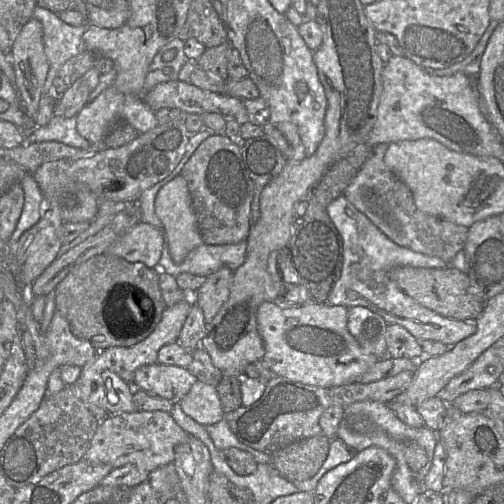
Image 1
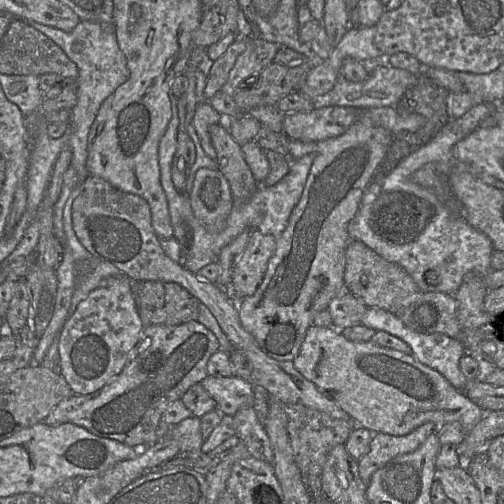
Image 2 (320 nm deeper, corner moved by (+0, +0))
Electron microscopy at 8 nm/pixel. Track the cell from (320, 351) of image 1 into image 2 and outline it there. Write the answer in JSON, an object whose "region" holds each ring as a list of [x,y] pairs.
{"region":[[[312,324],[307,329],[299,353],[292,363],[307,380],[314,383],[320,391],[344,410],[355,425],[366,428],[373,434],[405,436],[427,422],[435,425],[459,422],[468,432],[484,416],[484,410],[472,402],[463,391],[456,389],[438,371],[419,362],[411,354],[382,347],[371,341],[347,340],[334,327]]]}

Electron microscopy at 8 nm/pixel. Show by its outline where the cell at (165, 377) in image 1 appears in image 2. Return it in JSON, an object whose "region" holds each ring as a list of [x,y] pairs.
{"region":[[[208,375],[200,383],[216,402],[216,408],[233,416],[241,408],[253,406],[254,385],[237,376],[216,377]]]}

